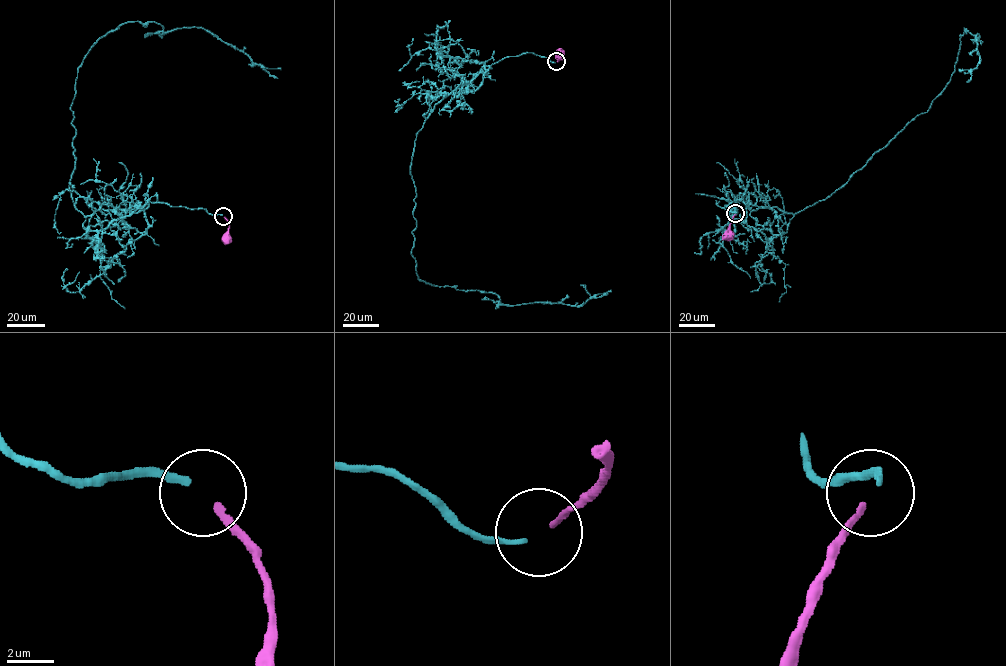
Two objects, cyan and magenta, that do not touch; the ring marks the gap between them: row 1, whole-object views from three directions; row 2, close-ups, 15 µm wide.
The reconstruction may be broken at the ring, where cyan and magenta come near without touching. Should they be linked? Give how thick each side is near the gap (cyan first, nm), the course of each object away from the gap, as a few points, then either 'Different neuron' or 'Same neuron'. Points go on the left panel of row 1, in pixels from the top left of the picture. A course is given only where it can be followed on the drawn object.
Thickness 260 nm (cyan) against 240 nm. Course of cyan: (222, 215), (148, 201), (137, 212), (75, 207), (77, 69), (100, 37), (136, 21), (203, 28), (281, 68). Course of magenta: (224, 217), (229, 225), (227, 239). Same neuron

